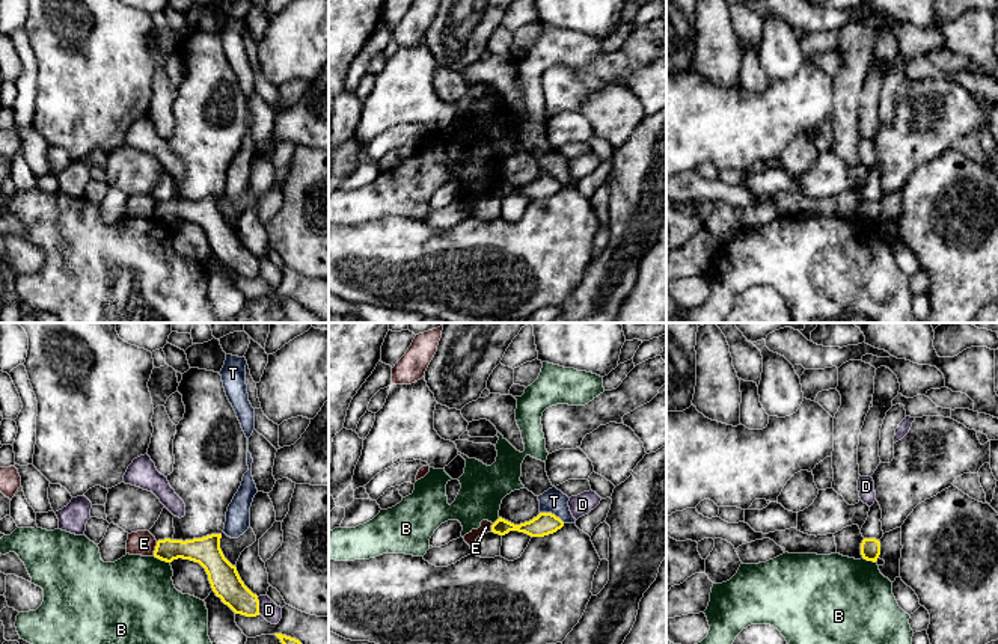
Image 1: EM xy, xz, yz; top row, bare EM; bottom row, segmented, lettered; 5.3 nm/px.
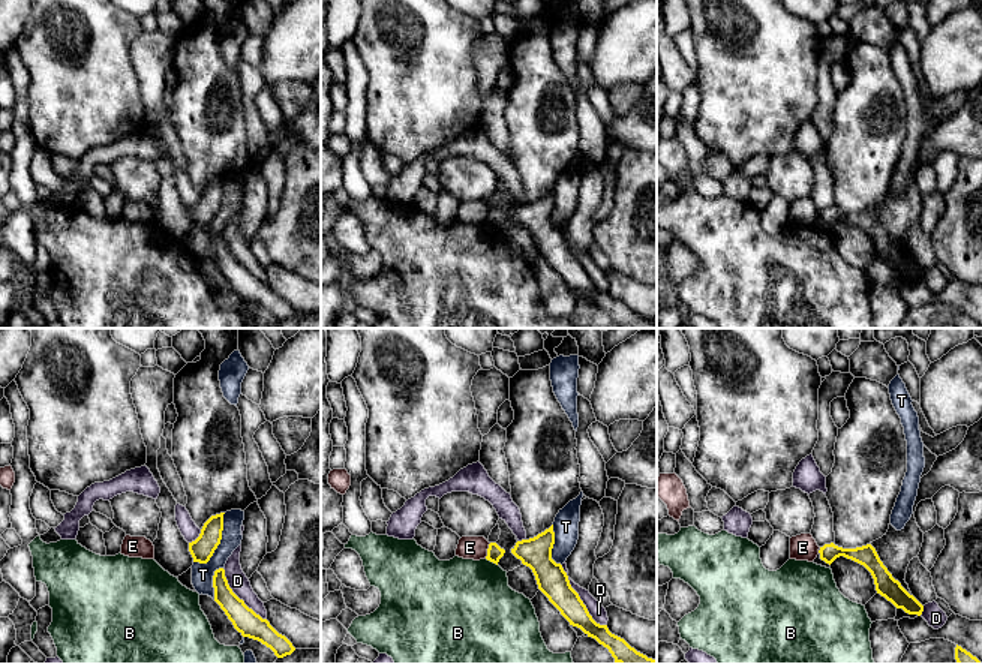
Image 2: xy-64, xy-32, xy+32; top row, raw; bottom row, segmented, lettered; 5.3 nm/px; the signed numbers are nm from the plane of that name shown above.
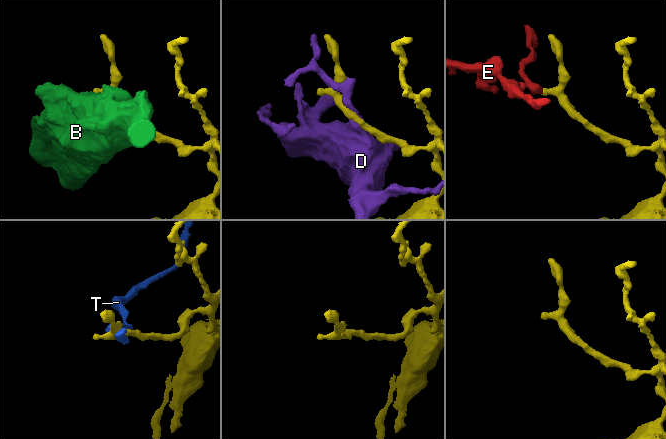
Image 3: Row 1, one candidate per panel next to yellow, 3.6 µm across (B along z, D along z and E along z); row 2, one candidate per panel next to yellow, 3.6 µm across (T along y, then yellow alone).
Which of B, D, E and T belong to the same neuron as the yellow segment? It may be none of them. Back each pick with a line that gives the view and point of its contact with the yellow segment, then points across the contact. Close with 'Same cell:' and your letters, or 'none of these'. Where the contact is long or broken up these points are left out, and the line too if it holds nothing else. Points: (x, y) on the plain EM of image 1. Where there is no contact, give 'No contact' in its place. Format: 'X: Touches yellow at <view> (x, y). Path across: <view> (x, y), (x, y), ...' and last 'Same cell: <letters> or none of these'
Same cell: none of these

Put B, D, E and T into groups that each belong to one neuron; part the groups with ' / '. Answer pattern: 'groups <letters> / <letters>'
groups B / D / E / T

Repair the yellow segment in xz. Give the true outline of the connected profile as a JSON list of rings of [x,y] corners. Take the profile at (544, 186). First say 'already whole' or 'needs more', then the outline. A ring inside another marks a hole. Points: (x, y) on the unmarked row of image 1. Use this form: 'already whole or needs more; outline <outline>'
already whole; outline [[[540,175],[537,179],[534,179],[529,184],[514,187],[502,179],[499,179],[493,187],[491,187],[491,195],[505,198],[510,193],[519,193],[525,195],[531,199],[544,199],[549,196],[556,195],[564,189],[564,184],[556,179],[552,175]]]

